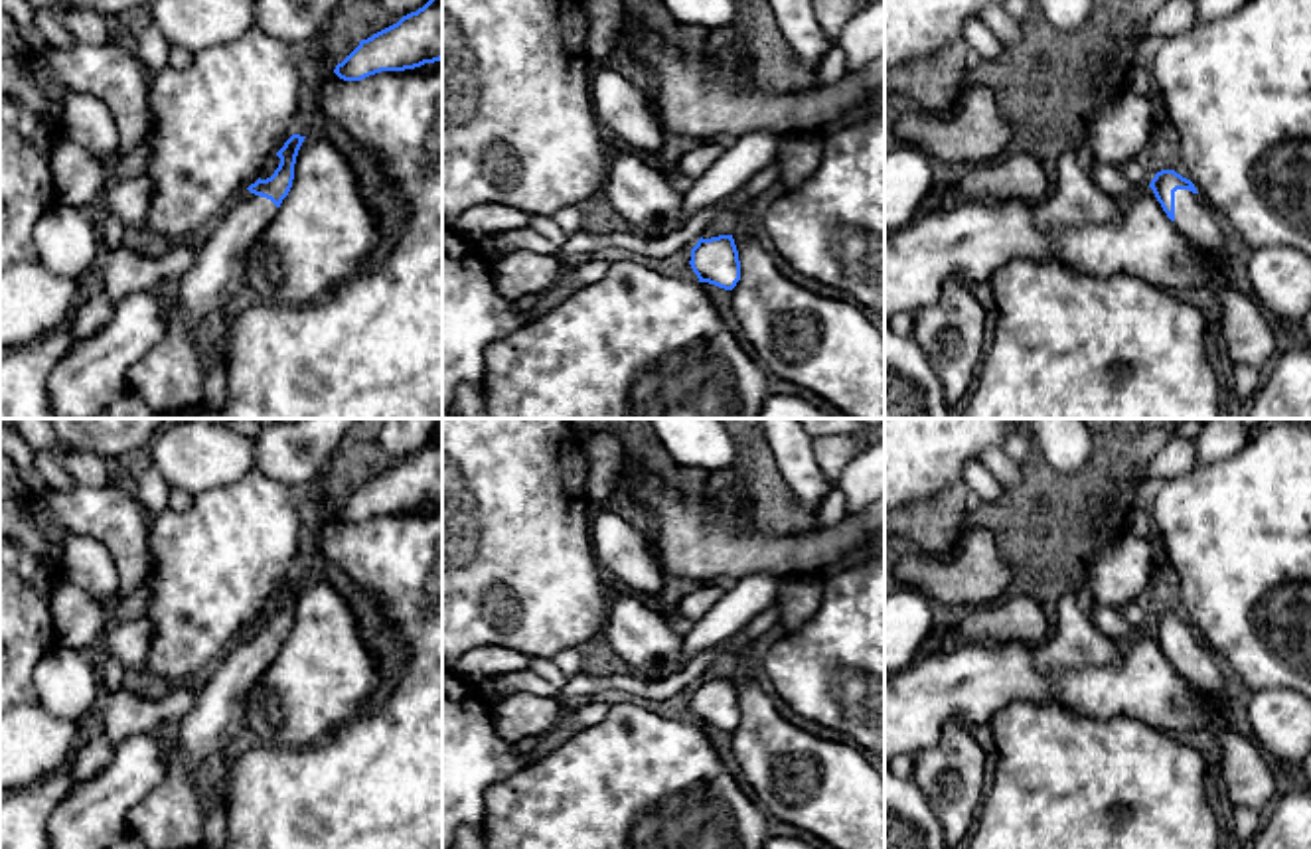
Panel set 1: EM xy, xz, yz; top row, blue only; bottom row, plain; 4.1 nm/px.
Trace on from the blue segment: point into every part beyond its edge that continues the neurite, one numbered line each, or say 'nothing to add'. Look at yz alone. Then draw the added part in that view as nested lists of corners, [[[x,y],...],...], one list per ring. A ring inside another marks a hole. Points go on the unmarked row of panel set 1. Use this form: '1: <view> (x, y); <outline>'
1: yz (1193, 660); [[[1189,632],[1175,634],[1175,669],[1195,689],[1198,689],[1214,707],[1226,703],[1224,679],[1216,656],[1210,648]]]

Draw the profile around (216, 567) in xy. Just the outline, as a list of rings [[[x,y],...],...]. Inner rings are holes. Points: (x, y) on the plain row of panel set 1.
[[[259,470],[193,496],[188,511],[166,507],[152,515],[148,555],[152,573],[142,614],[154,634],[140,665],[164,685],[205,677],[211,661],[255,626],[265,606],[294,577],[300,519],[292,490]]]

